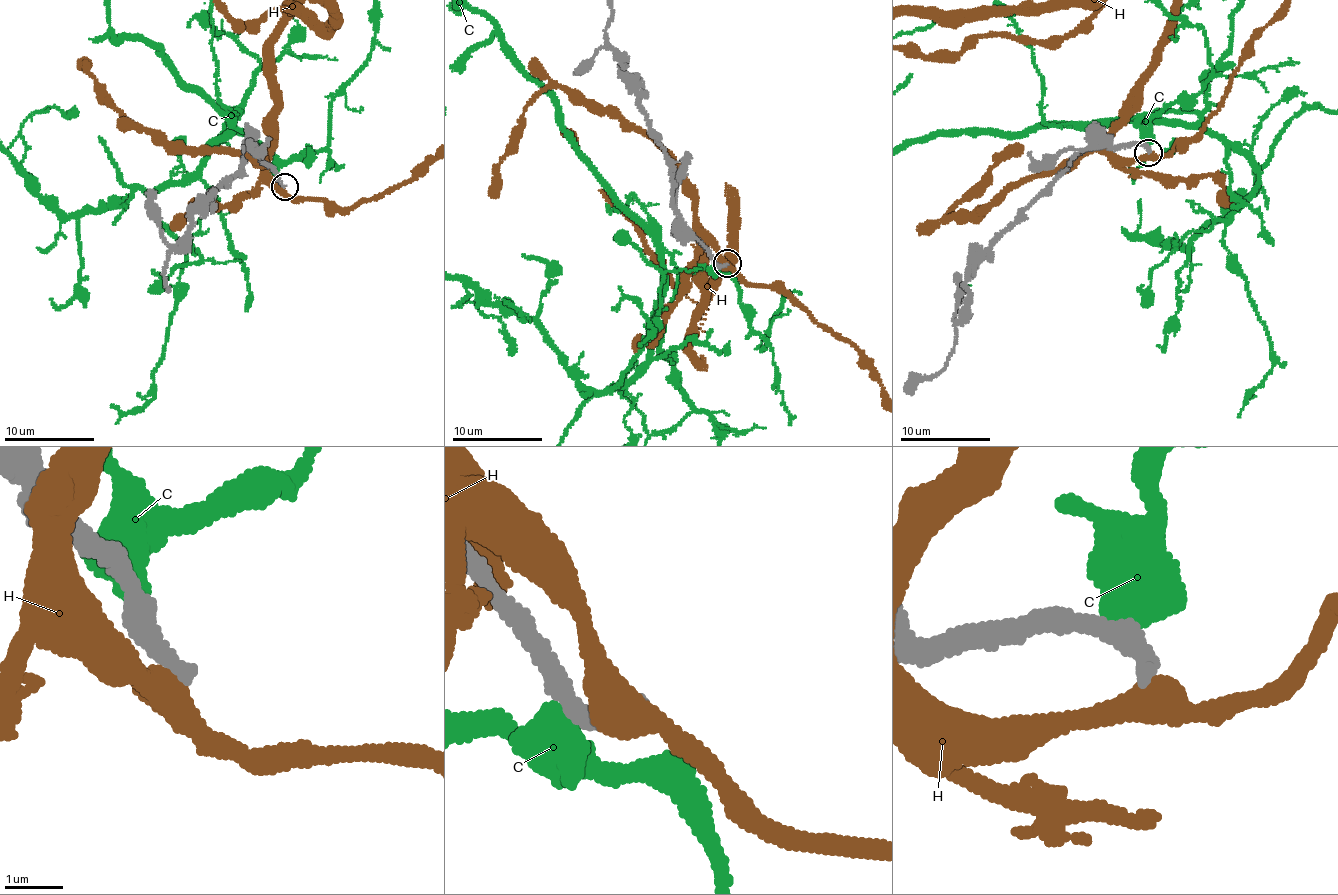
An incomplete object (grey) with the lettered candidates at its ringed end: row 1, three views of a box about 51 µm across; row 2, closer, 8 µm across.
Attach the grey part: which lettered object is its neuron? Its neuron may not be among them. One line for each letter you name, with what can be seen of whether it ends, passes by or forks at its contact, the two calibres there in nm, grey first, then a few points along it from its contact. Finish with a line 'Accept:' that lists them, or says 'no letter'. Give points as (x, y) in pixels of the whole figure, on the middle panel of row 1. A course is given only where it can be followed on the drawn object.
Accept: no letter

